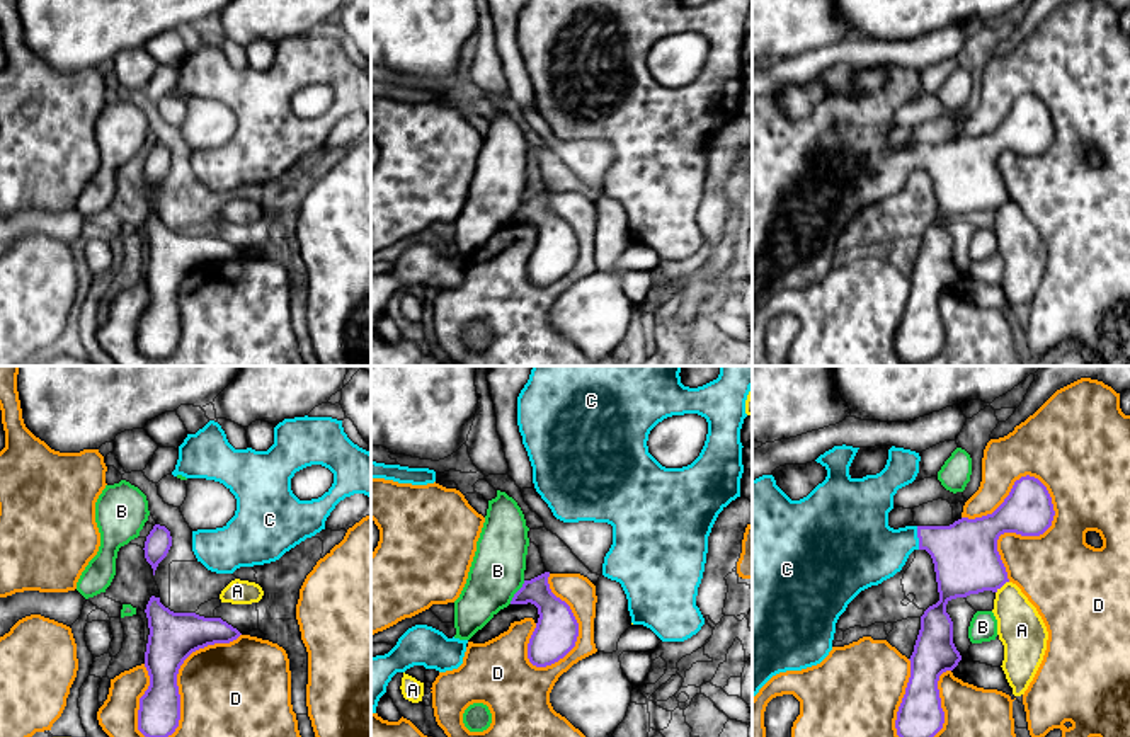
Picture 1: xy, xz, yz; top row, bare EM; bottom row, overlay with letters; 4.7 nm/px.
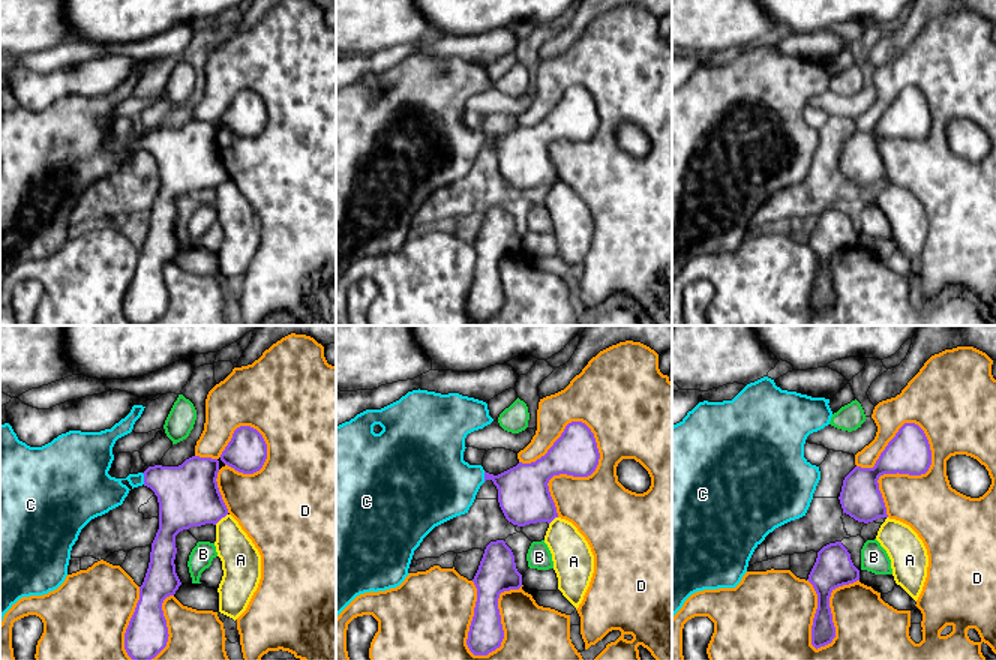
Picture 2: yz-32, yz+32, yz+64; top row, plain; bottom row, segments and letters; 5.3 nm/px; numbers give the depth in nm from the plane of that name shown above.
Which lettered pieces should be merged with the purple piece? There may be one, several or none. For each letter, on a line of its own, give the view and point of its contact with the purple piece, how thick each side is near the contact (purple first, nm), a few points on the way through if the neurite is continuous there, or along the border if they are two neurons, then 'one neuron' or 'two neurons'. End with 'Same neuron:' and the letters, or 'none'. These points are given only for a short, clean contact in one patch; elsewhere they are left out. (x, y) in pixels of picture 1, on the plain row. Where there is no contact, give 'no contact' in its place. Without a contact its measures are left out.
A: contact yz (1001, 205); calibres 320 and 220 nm; border yz (1008, 199), (996, 211); two neurons
B: contact xz (516, 211); calibres 190 and 260 nm; two neurons
C: contact yz (918, 155); calibres 320 and 320 nm; way yz (965, 176), (941, 160), (918, 155), (887, 169), (867, 169); one neuron
D: contact xy (177, 305); calibres 220 and 460 nm; two neurons
Same neuron: C

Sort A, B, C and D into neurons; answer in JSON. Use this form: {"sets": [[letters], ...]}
{"sets": [["A"], ["B"], ["C"], ["D"]]}

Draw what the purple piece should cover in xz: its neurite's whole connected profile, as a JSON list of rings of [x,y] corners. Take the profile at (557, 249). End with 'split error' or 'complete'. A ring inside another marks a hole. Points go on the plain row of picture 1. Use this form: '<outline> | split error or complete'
[[[550,191],[531,199],[514,213],[511,223],[534,223],[538,242],[528,262],[528,277],[536,286],[546,286],[563,277],[579,255],[579,242],[570,225],[556,216],[548,203]]] | complete

